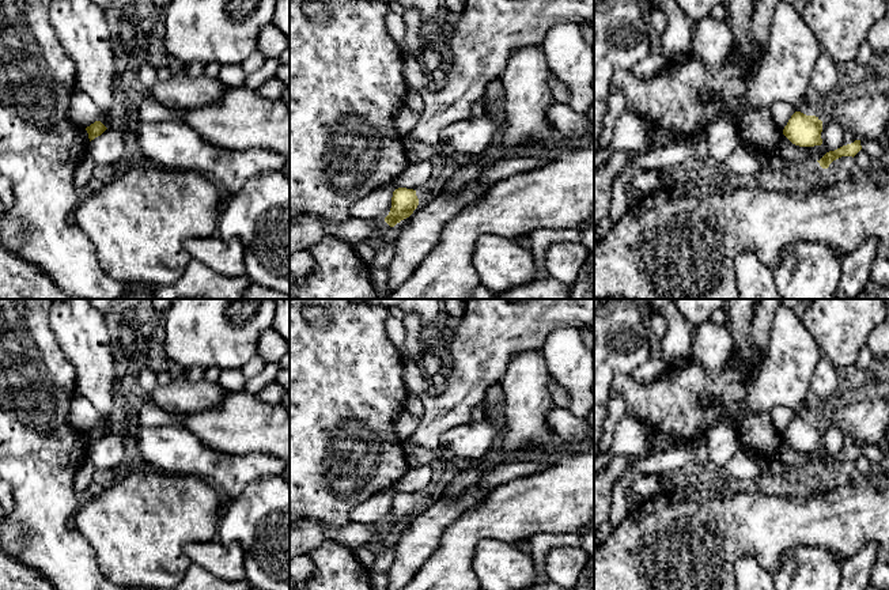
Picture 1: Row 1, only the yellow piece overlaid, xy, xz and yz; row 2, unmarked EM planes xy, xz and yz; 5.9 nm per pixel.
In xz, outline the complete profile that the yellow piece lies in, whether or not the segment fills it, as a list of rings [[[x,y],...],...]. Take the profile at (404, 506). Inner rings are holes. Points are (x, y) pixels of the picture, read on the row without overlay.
[[[398,492],[393,496],[391,513],[385,526],[394,532],[401,525],[409,522],[419,510],[416,495]]]

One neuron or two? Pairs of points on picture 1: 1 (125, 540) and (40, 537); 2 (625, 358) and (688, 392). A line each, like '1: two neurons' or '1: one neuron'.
1: two neurons
2: two neurons

